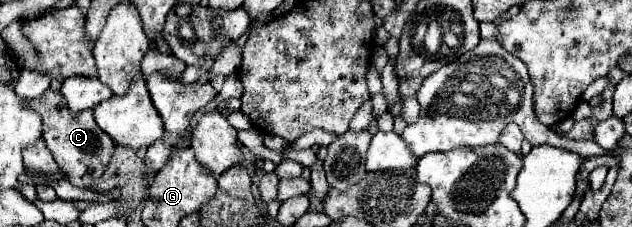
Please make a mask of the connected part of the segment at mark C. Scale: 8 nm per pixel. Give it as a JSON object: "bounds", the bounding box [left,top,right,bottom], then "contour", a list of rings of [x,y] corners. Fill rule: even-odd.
{"bounds":[25,90,115,190],"contour":[[[47,90],[41,98],[33,98],[33,100],[25,100],[25,102],[31,110],[41,114],[43,140],[45,140],[49,152],[53,154],[55,162],[59,164],[61,172],[65,172],[67,180],[73,186],[89,190],[91,184],[101,178],[101,174],[105,172],[105,168],[111,160],[113,148],[115,148],[115,142],[111,140],[111,136],[97,126],[93,112],[79,112],[77,116],[69,116],[69,112],[65,112],[65,98],[59,92]]]}

